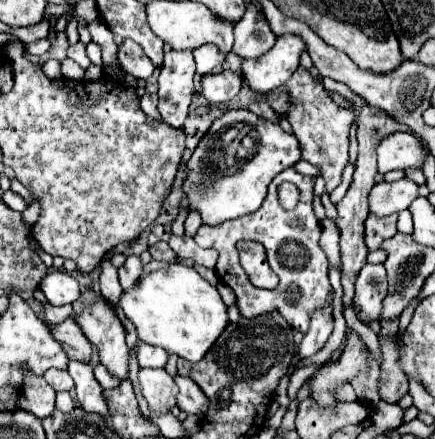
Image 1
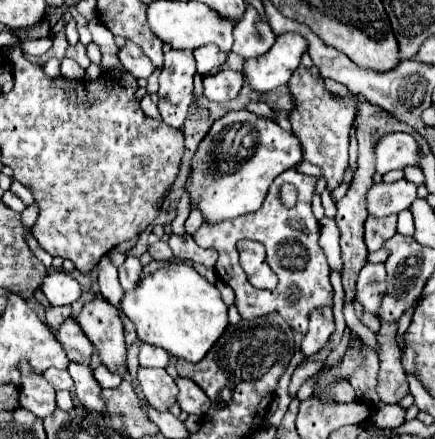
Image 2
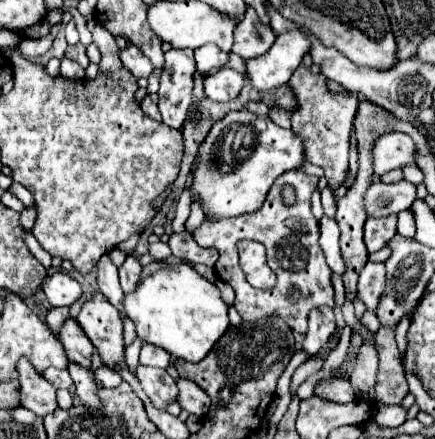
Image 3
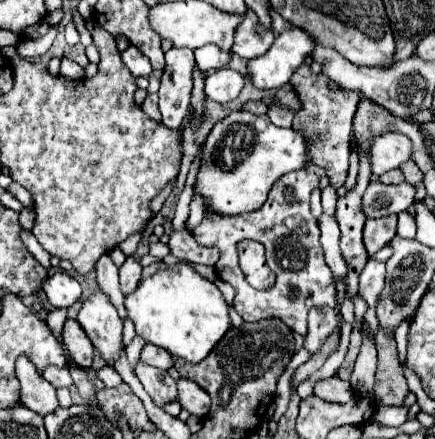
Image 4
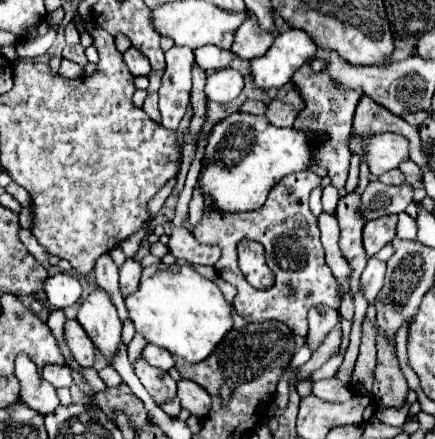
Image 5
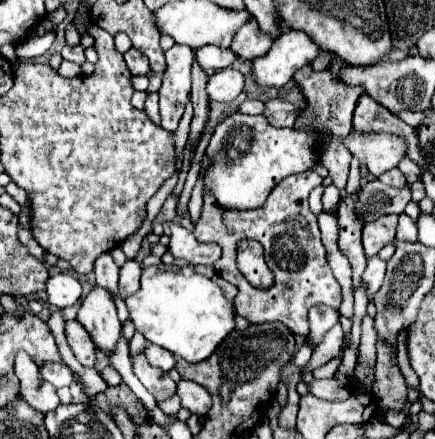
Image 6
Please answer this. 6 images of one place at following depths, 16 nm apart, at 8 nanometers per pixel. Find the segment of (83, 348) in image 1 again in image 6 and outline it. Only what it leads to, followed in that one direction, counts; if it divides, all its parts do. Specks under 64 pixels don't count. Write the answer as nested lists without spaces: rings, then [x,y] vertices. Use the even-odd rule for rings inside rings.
[[[70,320],[66,322],[66,338],[68,344],[72,348],[72,352],[76,354],[76,358],[80,360],[82,366],[94,366],[96,364],[96,344],[92,342],[90,334],[84,332],[84,326],[78,320]]]

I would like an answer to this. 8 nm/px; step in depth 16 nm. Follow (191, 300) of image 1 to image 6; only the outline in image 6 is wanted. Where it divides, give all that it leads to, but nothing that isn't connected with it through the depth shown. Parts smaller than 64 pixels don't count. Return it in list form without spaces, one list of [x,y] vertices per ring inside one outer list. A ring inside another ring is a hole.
[[[160,264],[144,268],[142,286],[126,300],[126,306],[130,320],[146,340],[170,350],[186,362],[200,362],[212,356],[236,326],[234,302],[228,300],[210,278],[196,274],[192,266],[174,268]]]

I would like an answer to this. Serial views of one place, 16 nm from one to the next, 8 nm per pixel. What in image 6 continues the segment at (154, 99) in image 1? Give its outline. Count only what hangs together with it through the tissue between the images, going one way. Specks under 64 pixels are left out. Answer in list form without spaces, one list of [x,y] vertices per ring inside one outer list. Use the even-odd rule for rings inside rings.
[[[158,92],[148,94],[146,98],[146,114],[152,122],[156,122],[160,126],[160,114],[158,114]]]

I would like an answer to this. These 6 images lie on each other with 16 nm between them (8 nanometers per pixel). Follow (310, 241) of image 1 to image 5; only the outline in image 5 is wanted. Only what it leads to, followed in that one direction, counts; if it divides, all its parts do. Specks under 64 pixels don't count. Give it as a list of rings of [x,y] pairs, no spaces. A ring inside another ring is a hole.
[[[310,170],[306,172],[296,172],[296,174],[290,174],[286,178],[282,178],[270,192],[268,200],[264,202],[262,208],[258,210],[252,210],[252,212],[234,212],[234,214],[220,214],[214,206],[212,206],[212,200],[206,196],[204,198],[204,216],[202,220],[196,224],[194,228],[194,236],[198,242],[202,244],[216,244],[222,248],[222,256],[216,264],[216,272],[218,276],[222,276],[226,282],[234,284],[238,288],[238,294],[234,298],[234,308],[236,312],[248,320],[248,322],[264,322],[264,320],[278,320],[278,322],[284,322],[294,334],[300,334],[300,336],[306,336],[308,334],[308,310],[312,306],[320,306],[320,304],[326,304],[330,308],[338,308],[340,306],[340,288],[338,288],[338,282],[336,278],[332,276],[326,260],[324,260],[324,248],[320,244],[320,230],[318,230],[318,224],[316,224],[316,216],[310,212],[308,208],[308,196],[312,192],[312,188],[320,186],[322,178]],[[242,238],[250,238],[250,240],[256,240],[264,246],[266,250],[266,260],[268,260],[268,266],[270,270],[274,272],[276,276],[276,282],[272,288],[258,290],[252,288],[246,280],[244,280],[244,274],[240,272],[238,264],[236,264],[236,244],[242,240]]]

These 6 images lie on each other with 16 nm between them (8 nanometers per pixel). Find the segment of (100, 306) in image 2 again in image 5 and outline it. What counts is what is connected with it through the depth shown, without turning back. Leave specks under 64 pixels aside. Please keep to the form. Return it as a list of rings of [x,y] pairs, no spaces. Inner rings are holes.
[[[102,288],[90,292],[82,302],[76,320],[88,332],[96,348],[110,360],[116,354],[122,336],[122,322],[116,314],[116,306],[110,300],[110,294]]]

